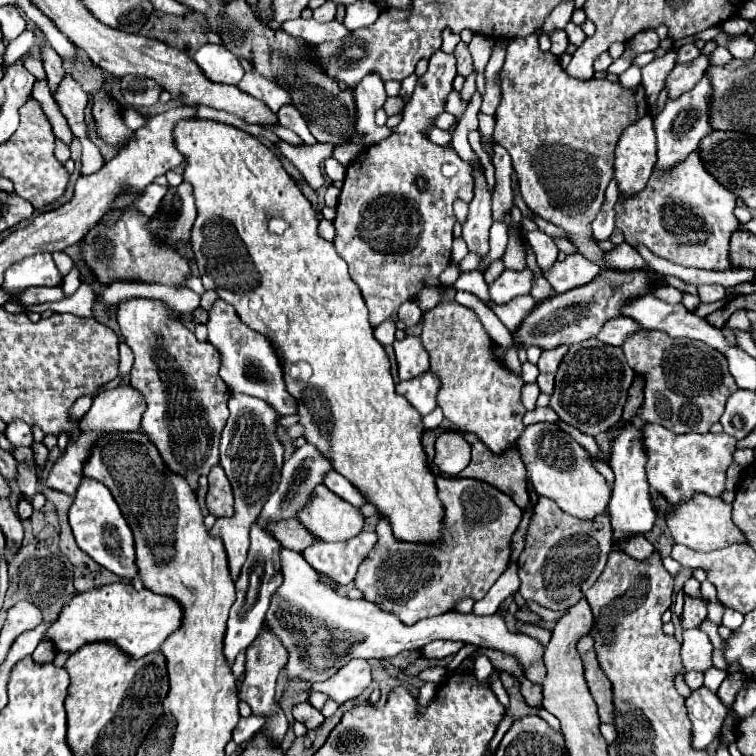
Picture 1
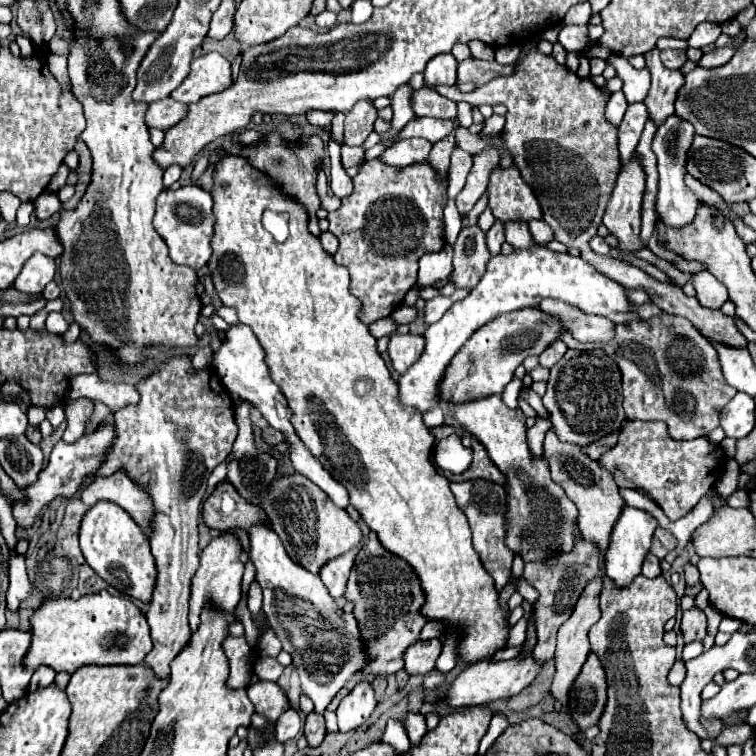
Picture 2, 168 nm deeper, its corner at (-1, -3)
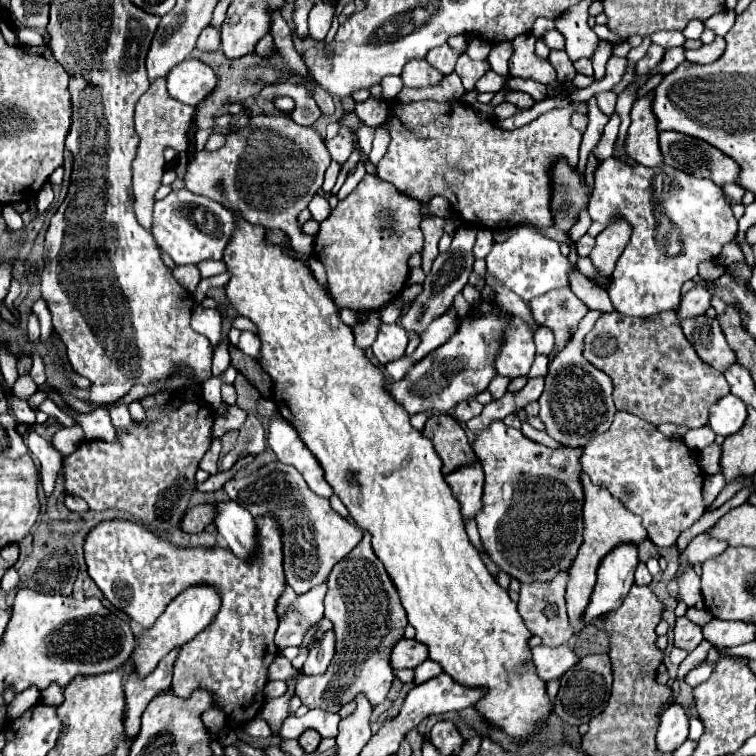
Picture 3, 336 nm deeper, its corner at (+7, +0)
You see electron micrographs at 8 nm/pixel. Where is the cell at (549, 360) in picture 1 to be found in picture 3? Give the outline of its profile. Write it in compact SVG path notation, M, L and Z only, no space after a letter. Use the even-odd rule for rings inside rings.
M540 327L534 333L534 343L536 343L536 353L548 357L554 351L554 335L552 335L552 331Z

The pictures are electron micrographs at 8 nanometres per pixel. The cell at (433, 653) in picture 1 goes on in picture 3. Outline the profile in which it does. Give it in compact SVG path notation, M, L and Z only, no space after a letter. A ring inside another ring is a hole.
M400 639L396 647L392 649L390 663L394 665L392 669L416 669L420 663L428 659L428 647L416 639Z

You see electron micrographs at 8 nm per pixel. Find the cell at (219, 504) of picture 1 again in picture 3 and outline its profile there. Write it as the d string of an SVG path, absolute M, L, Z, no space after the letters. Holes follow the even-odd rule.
M202 503L202 505L192 507L192 509L184 515L180 527L182 527L186 533L200 533L200 531L206 529L208 523L214 521L214 517L216 517L216 505L214 505L214 503Z

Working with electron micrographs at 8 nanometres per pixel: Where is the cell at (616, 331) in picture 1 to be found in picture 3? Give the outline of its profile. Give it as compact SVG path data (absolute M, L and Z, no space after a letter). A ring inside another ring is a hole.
M556 289L540 295L530 301L530 309L534 319L554 333L556 351L566 347L576 333L578 323L588 313L588 307L570 289Z

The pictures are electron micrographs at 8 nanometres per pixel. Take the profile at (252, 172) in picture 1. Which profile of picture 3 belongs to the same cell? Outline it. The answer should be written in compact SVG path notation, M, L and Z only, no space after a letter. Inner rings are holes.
M238 211L234 215L236 227L222 259L230 273L224 291L238 315L248 317L256 325L256 335L262 341L260 365L272 377L272 399L280 415L298 431L304 445L318 459L330 487L350 509L354 523L370 531L372 549L388 569L392 581L396 581L408 621L416 629L416 639L428 647L430 659L440 663L458 683L486 687L488 693L476 703L476 709L516 741L526 739L550 713L546 683L536 677L530 663L528 639L532 633L524 627L508 591L496 583L482 563L480 553L472 547L460 505L444 481L440 471L442 461L432 441L412 427L410 415L390 395L390 383L368 361L364 349L356 345L352 329L342 323L332 297L314 279L306 261L294 257L294 249L288 243L270 243L266 227L248 223Z

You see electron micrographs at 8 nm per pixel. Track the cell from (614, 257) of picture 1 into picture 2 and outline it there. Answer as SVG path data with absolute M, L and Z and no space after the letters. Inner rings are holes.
M710 272L692 274L692 284L696 288L696 298L704 308L718 310L728 300L728 290Z

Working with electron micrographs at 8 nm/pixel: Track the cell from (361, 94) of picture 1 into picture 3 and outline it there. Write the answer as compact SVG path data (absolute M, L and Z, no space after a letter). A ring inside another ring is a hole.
M340 125L338 135L334 139L328 139L326 147L332 159L336 159L338 163L344 163L352 153L352 129L348 129L346 125Z

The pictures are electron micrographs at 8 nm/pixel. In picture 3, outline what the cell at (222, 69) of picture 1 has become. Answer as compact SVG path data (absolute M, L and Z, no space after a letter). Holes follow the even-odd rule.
M190 57L168 73L166 83L174 99L196 107L216 87L216 73L208 63Z

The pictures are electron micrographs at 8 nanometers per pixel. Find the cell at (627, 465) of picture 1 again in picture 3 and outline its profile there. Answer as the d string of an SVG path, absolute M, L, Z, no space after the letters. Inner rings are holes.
M634 543L616 545L598 567L598 581L592 593L592 601L584 613L592 623L596 617L618 609L634 585L634 571L638 565L638 547Z

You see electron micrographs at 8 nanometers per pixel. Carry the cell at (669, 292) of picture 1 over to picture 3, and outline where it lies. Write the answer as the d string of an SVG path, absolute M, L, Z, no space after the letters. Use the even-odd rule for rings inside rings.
M580 257L580 259L578 259L578 269L580 269L580 273L586 275L590 281L594 281L594 277L598 277L598 275L596 275L596 267L592 265L592 261L590 261L588 257Z

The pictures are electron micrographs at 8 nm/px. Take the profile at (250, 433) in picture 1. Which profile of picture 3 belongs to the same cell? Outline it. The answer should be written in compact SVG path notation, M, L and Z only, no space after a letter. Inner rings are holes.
M190 585L186 587L176 599L172 599L172 603L166 607L166 611L158 617L158 621L150 627L144 629L138 637L136 637L136 649L132 653L132 667L140 673L140 675L148 675L158 661L168 655L170 649L188 643L190 639L194 639L200 631L204 631L216 617L218 609L220 609L220 591L212 585Z

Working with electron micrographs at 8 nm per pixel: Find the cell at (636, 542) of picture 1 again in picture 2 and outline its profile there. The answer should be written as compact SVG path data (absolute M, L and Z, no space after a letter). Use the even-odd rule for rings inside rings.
M648 554L648 556L646 556L644 566L642 566L642 574L644 574L646 578L656 578L656 576L662 574L662 570L660 570L660 566L658 566L658 558L656 558L654 554Z

